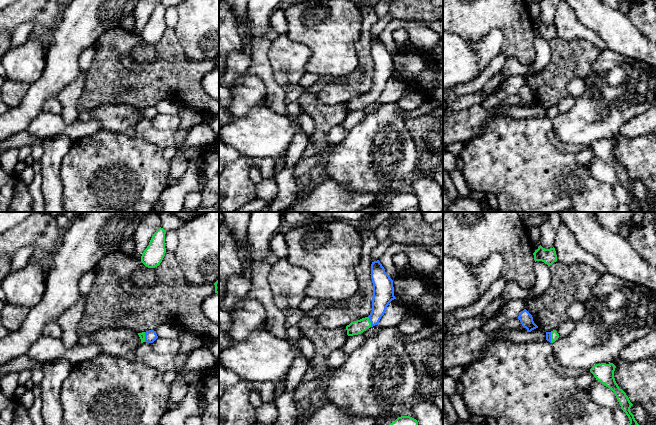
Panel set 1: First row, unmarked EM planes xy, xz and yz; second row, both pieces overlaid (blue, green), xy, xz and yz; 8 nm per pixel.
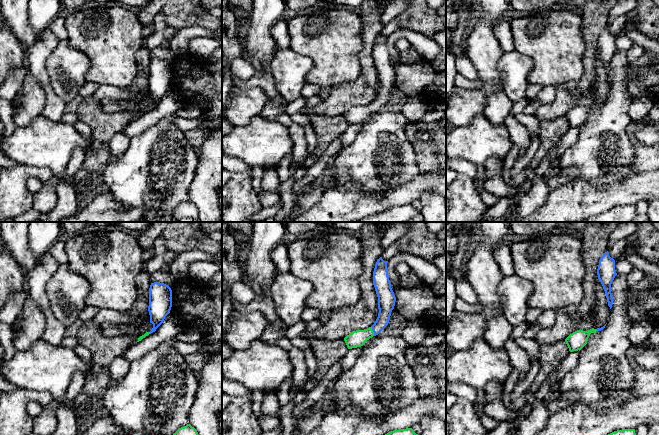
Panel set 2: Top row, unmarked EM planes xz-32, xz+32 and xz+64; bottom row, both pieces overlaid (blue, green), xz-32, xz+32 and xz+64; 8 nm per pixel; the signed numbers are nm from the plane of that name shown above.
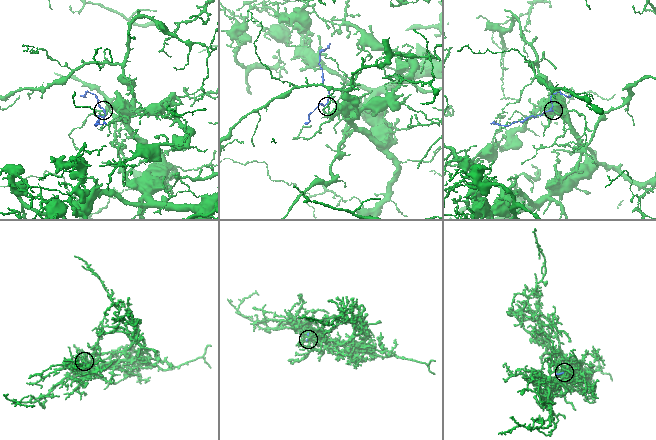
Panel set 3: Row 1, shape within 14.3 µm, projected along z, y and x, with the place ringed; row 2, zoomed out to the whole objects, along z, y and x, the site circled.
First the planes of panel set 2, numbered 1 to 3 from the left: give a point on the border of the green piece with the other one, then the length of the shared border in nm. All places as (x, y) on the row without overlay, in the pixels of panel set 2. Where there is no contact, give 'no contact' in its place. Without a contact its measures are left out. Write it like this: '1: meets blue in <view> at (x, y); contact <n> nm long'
1: no contact
2: meets blue in xz+32 at (373, 107); contact 80 nm long
3: no contact

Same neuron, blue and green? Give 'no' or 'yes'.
yes

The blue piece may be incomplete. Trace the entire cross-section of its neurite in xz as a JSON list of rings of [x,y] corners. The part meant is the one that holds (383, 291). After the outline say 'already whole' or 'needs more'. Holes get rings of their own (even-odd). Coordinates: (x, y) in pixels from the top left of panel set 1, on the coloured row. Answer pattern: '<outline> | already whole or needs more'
[[[379,260],[371,264],[371,279],[373,283],[372,311],[368,317],[351,322],[346,326],[348,336],[361,334],[377,325],[389,303],[395,299],[393,280],[385,272]]] | needs more

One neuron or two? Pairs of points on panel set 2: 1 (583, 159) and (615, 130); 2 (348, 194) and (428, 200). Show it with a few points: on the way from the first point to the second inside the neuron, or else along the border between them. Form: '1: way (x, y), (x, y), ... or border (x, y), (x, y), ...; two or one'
1: way (594, 148), (598, 144), (598, 133), (604, 130); one
2: border (435, 193), (424, 193), (418, 199); two

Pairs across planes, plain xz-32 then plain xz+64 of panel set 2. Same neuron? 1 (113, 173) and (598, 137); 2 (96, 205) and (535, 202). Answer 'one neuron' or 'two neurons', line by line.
1: one neuron
2: two neurons

